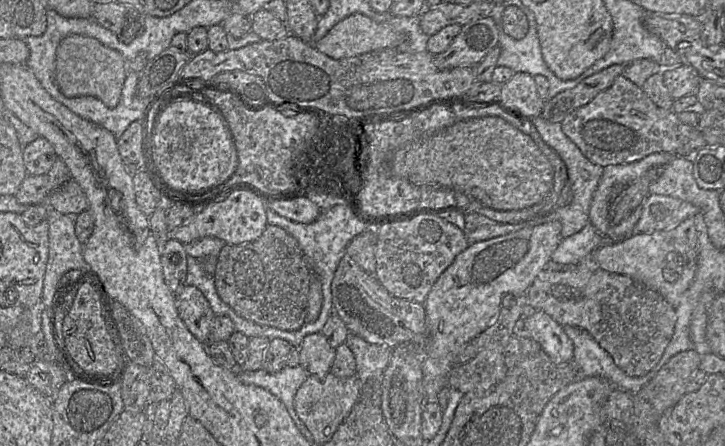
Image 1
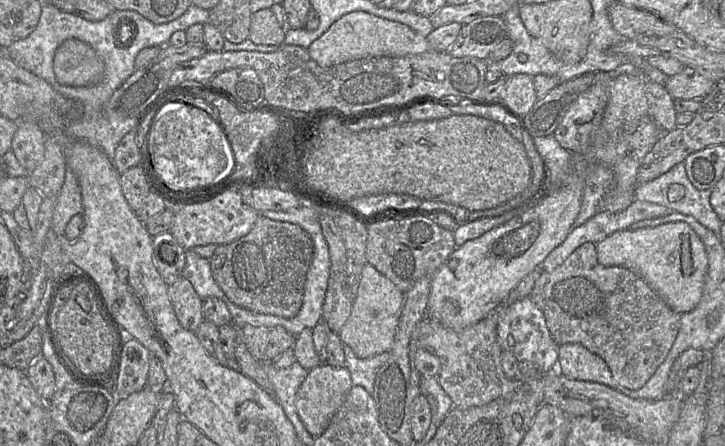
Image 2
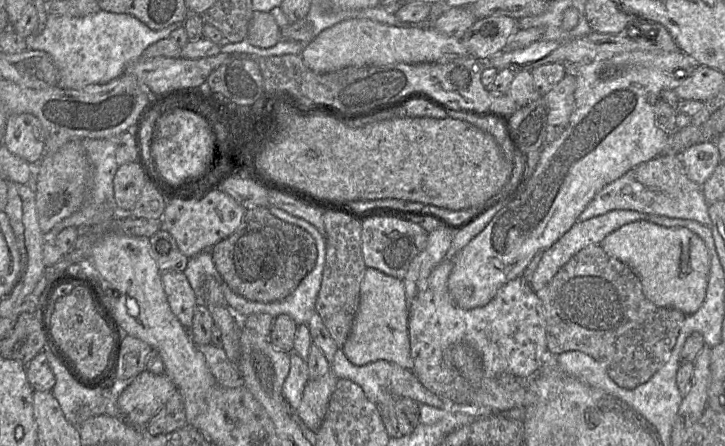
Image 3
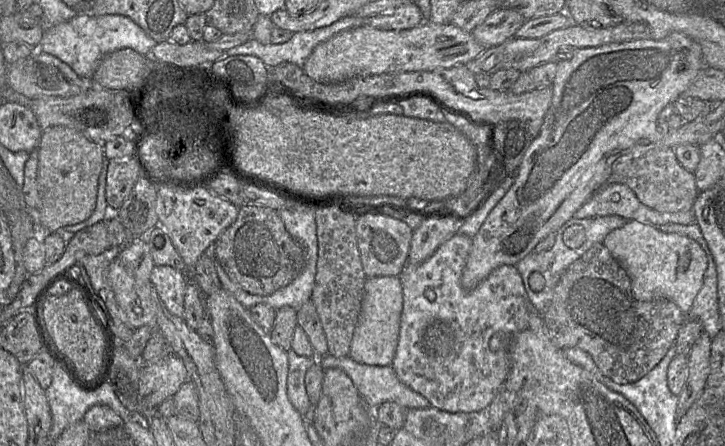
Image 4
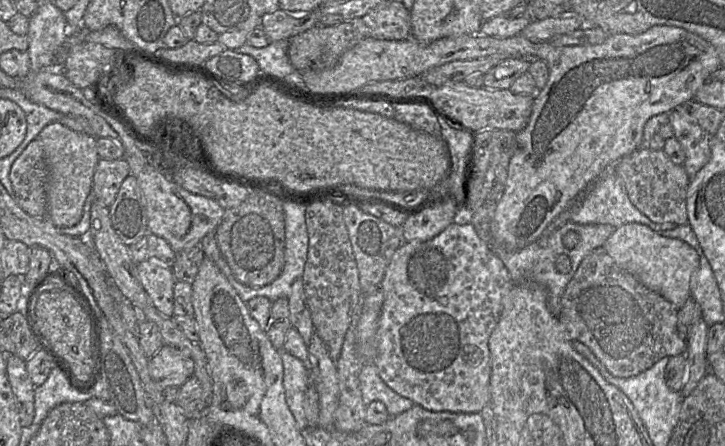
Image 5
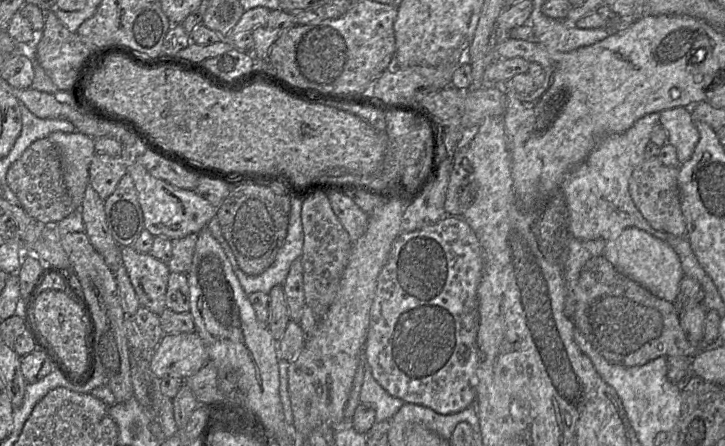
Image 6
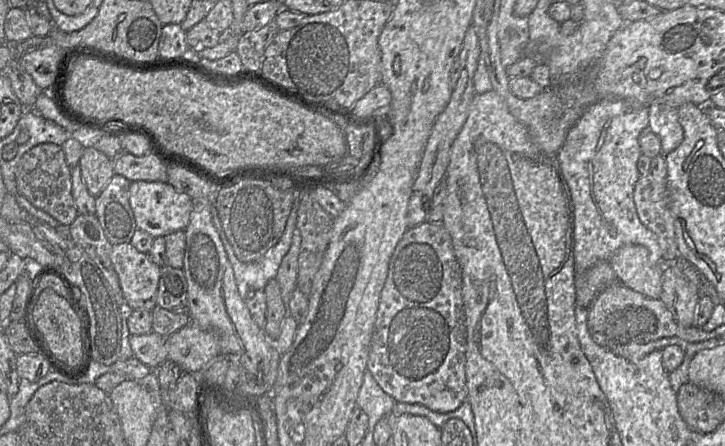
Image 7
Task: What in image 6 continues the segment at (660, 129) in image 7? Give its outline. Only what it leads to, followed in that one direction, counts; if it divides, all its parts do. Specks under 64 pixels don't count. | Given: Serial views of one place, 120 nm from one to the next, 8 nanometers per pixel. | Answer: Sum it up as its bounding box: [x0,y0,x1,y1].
[659,107,699,164]

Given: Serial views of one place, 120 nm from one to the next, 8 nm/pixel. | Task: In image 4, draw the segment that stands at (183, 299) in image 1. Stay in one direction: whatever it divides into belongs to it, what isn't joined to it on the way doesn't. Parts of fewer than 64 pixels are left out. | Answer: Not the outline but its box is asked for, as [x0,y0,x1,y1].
[151,266,187,317]

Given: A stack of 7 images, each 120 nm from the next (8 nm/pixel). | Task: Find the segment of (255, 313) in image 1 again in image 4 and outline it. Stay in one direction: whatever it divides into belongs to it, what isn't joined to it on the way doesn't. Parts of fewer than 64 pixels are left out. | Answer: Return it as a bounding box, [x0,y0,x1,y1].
[215,205,306,296]

